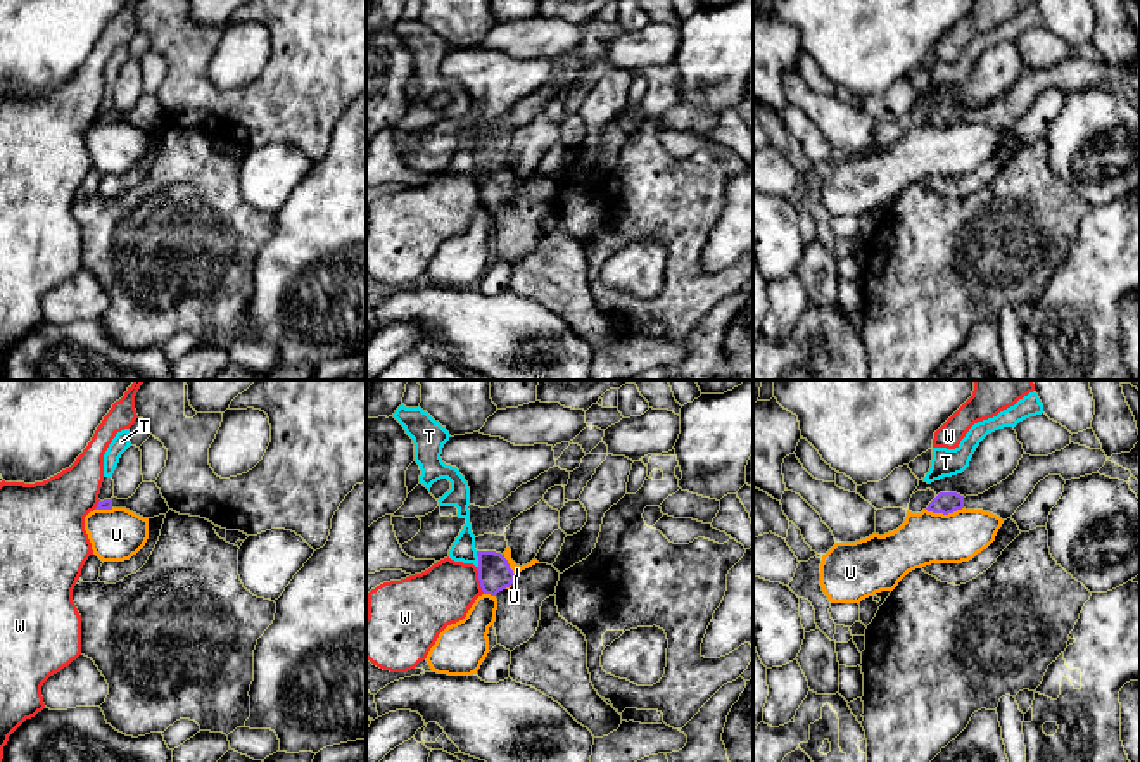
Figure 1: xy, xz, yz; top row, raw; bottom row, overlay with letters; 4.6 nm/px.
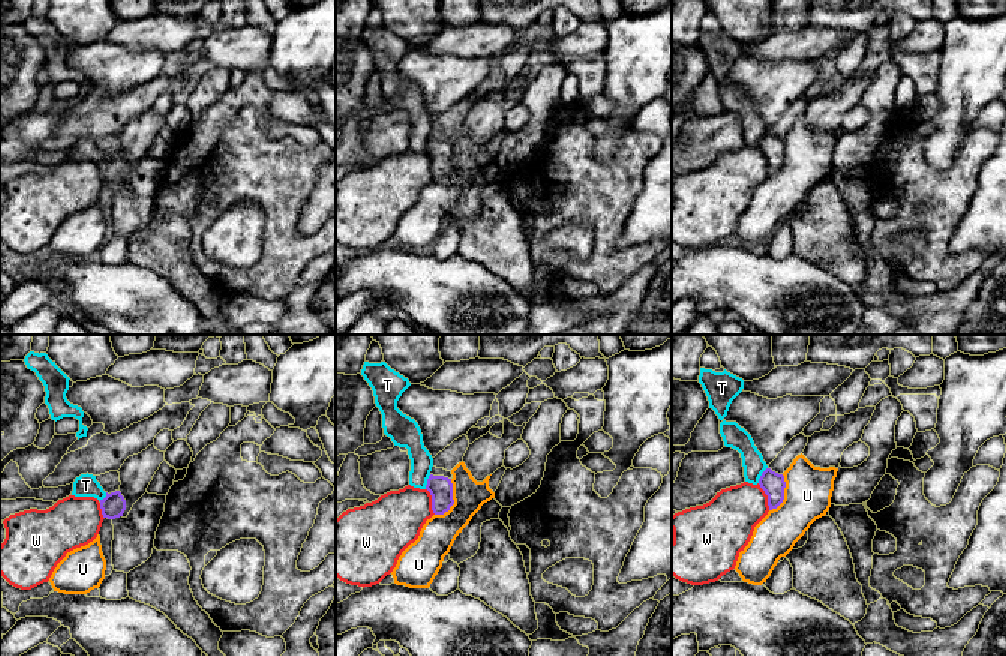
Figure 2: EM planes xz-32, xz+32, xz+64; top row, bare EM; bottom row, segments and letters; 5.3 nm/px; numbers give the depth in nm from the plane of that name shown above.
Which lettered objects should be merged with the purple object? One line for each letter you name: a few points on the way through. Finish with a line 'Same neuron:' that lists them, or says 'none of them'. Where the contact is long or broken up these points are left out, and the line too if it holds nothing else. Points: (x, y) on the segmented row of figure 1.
Same neuron: none of them

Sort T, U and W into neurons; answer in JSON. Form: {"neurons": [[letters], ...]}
{"neurons": [["T"], ["U"], ["W"]]}

